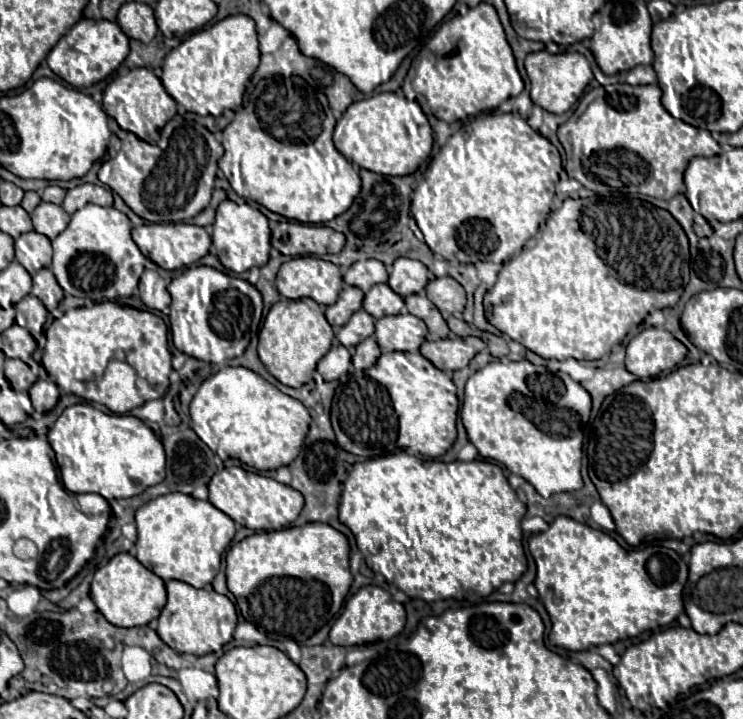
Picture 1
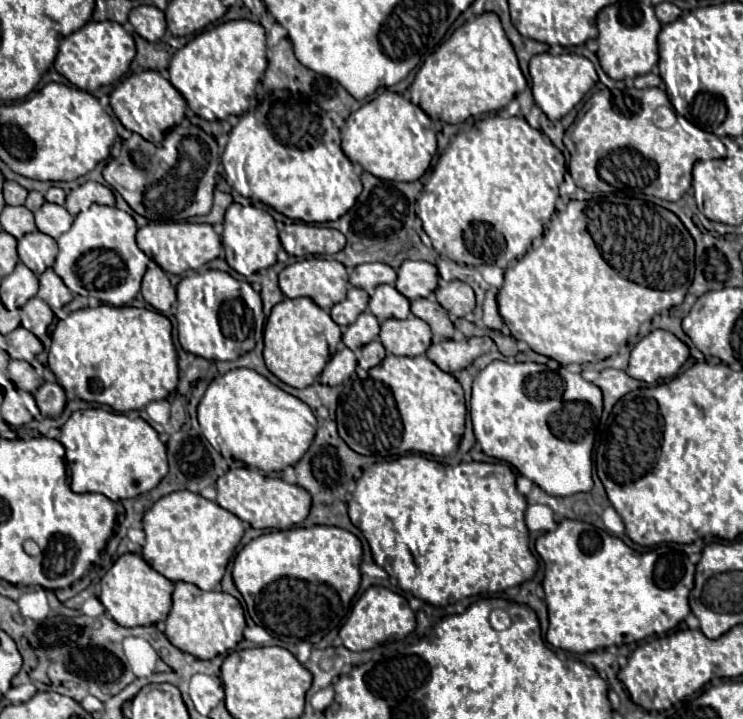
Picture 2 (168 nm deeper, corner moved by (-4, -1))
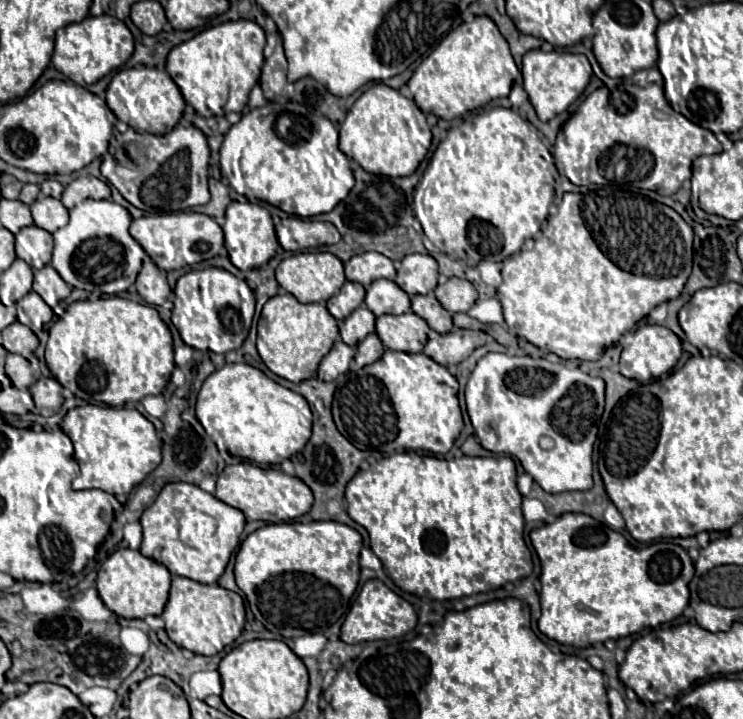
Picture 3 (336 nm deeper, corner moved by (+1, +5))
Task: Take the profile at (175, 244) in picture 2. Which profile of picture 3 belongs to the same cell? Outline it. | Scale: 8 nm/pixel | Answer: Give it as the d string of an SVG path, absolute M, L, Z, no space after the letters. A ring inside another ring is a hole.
M204 213L144 215L132 221L130 235L144 247L144 251L162 271L182 269L184 265L208 261L216 257L224 245L224 235L222 235L220 225L210 215L204 215Z

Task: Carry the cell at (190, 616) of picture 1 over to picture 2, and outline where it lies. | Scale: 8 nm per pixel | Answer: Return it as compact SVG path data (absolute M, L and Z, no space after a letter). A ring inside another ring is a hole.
M175 583L173 609L165 621L167 639L197 659L213 659L217 655L227 655L241 639L245 629L245 615L241 603L223 591L201 591L193 583Z

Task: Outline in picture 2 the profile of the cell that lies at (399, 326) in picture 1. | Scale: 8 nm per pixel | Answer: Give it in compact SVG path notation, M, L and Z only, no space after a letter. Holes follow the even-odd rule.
M409 315L407 319L387 319L381 323L379 339L387 353L393 355L423 355L431 345L431 329L429 325Z

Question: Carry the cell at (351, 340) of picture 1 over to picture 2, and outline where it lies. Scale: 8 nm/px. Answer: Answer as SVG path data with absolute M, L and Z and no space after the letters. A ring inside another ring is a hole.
M363 311L355 323L343 327L343 343L351 347L351 351L359 353L363 345L373 341L379 335L379 321L373 313Z

